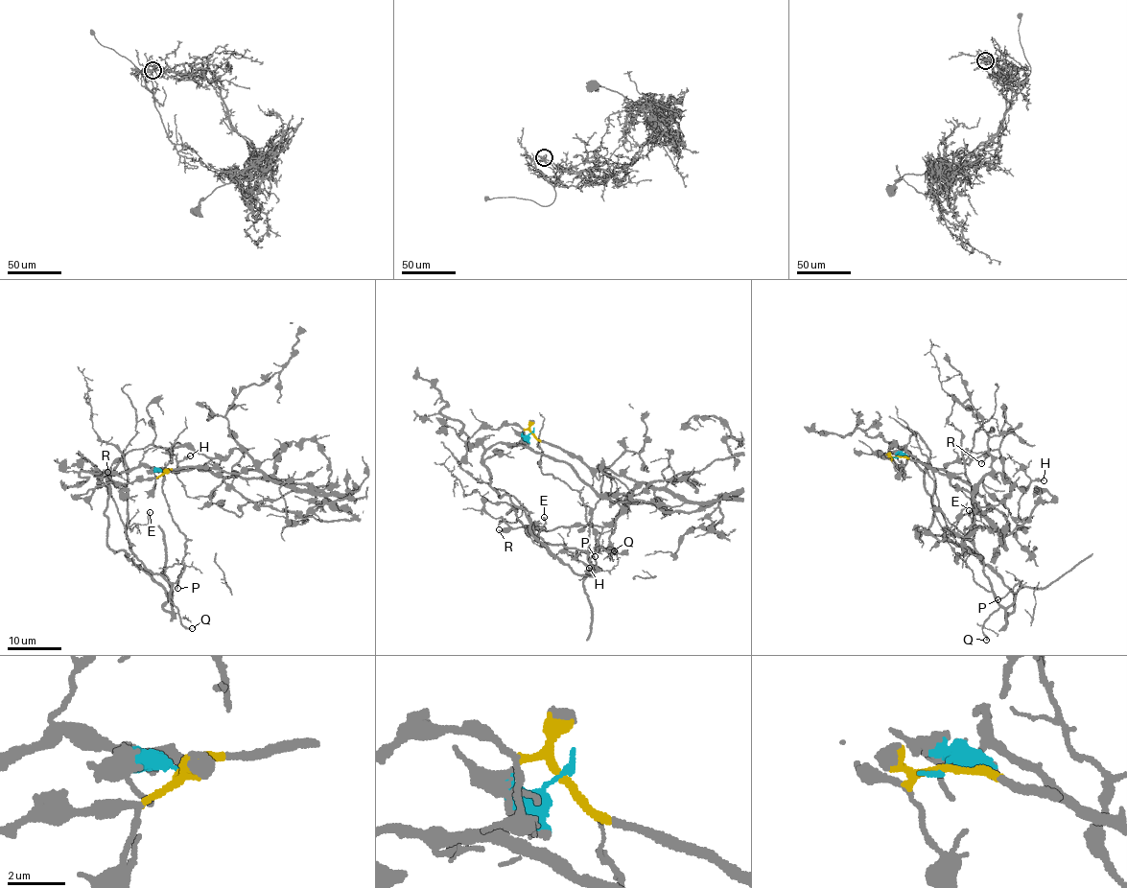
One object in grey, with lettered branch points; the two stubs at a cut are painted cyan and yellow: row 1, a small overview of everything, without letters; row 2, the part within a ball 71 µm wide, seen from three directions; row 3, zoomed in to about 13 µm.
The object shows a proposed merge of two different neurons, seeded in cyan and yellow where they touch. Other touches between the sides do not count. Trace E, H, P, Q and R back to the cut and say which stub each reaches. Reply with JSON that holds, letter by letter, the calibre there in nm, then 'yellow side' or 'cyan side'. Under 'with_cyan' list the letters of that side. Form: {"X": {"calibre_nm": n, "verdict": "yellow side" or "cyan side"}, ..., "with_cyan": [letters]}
{"E": {"calibre_nm": 240, "verdict": "cyan side"}, "H": {"calibre_nm": 200, "verdict": "yellow side"}, "P": {"calibre_nm": 130, "verdict": "cyan side"}, "Q": {"calibre_nm": 170, "verdict": "cyan side"}, "R": {"calibre_nm": 120, "verdict": "yellow side"}, "with_cyan": ["E", "P", "Q"]}

